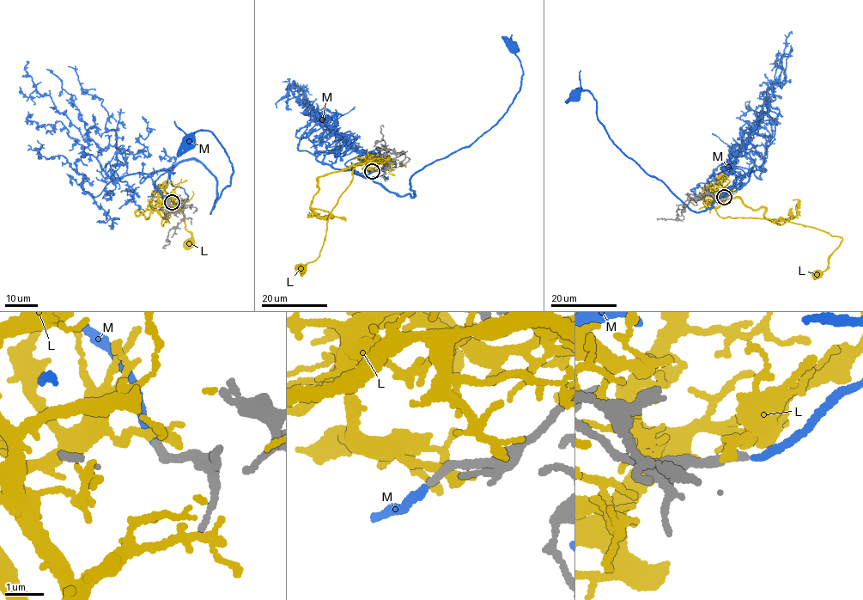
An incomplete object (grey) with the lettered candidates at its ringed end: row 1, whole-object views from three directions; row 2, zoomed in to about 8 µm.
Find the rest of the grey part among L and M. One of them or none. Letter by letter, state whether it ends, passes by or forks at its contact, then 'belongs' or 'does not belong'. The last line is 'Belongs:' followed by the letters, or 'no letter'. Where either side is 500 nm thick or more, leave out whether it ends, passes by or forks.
L: it ends there; does not belong
M: it ends there; belongs
Belongs: M

